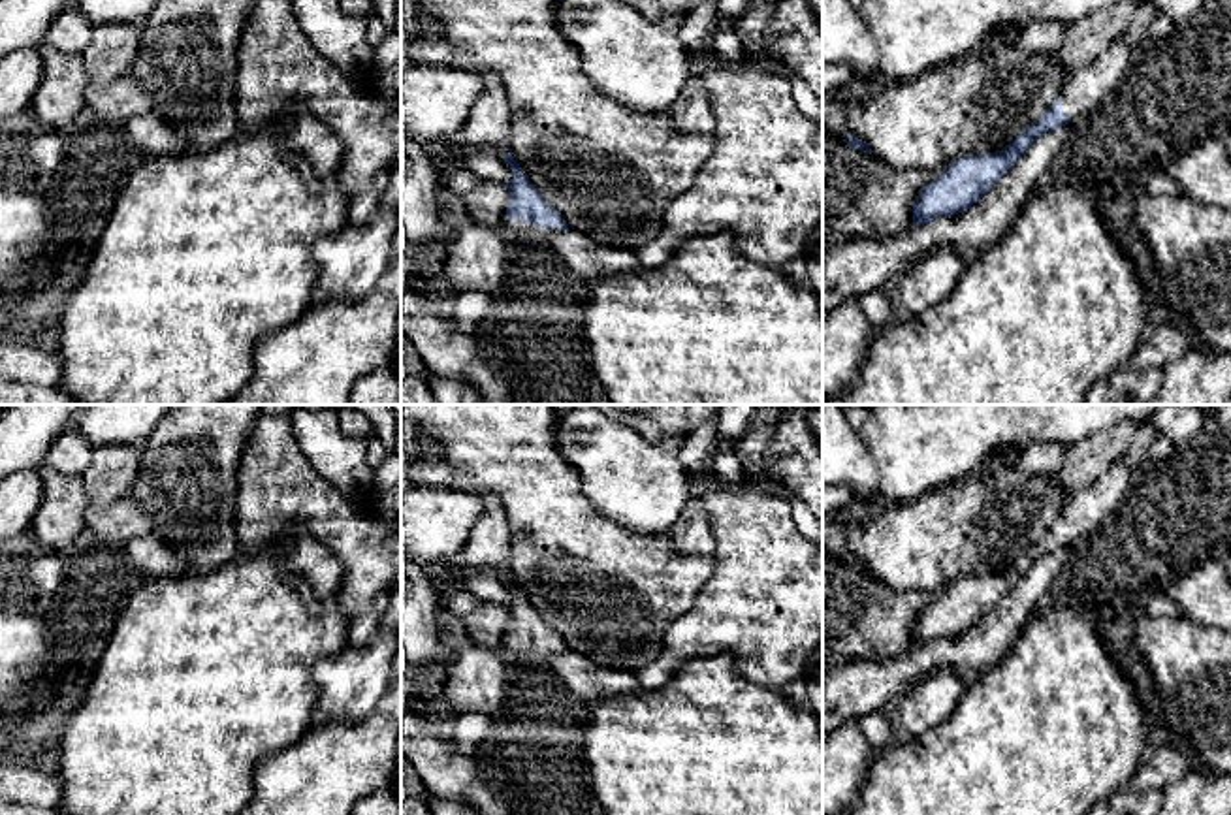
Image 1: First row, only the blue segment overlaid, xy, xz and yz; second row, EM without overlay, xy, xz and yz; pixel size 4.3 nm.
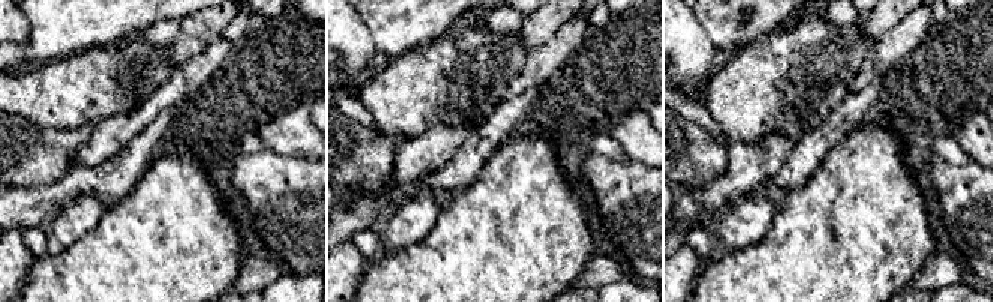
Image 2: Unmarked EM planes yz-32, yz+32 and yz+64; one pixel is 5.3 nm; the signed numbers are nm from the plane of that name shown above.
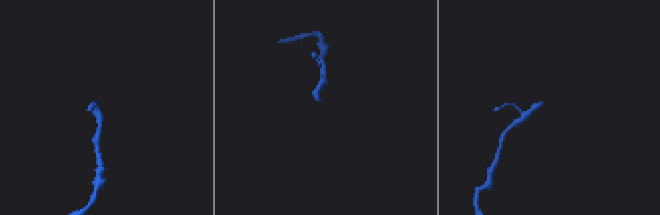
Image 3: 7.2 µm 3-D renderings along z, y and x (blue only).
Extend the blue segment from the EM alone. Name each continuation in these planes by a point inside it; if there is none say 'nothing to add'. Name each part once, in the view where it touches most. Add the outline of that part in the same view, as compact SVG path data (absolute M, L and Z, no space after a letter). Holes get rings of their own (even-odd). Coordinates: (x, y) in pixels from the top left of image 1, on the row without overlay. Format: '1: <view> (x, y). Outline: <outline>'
1: xz (527, 652). Outline: M506 640L504 647L512 653L516 653L520 659L529 661L533 664L542 664L550 668L550 661L559 655L565 653L561 647L546 647L540 649L535 644L525 644L525 642L518 642L518 640Z

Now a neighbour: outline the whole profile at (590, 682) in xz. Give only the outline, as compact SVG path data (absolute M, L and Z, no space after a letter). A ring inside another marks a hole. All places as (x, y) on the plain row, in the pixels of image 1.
M570 649L555 655L550 661L550 668L574 696L580 710L604 698L634 695L642 689L632 672L606 668L599 661Z

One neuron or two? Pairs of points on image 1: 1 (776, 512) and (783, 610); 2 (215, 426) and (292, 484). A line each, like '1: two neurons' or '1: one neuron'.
1: one neuron
2: two neurons

